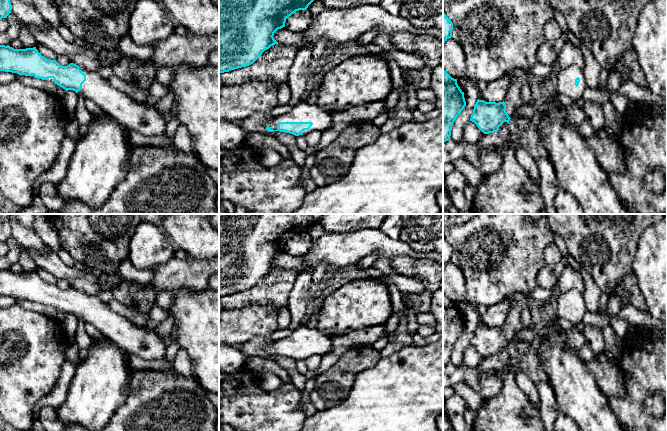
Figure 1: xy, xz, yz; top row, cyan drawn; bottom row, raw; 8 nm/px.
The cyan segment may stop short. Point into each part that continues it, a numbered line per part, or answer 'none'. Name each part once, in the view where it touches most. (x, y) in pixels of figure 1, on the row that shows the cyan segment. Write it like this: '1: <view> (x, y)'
1: xz (303, 111)

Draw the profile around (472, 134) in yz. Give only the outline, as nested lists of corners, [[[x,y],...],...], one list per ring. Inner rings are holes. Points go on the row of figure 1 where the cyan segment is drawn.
[[[469,121],[464,127],[463,138],[467,143],[477,143],[483,135],[484,133],[472,121]]]

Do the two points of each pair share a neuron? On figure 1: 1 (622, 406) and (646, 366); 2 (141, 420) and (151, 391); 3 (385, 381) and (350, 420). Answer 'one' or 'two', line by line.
1: one
2: one
3: one

